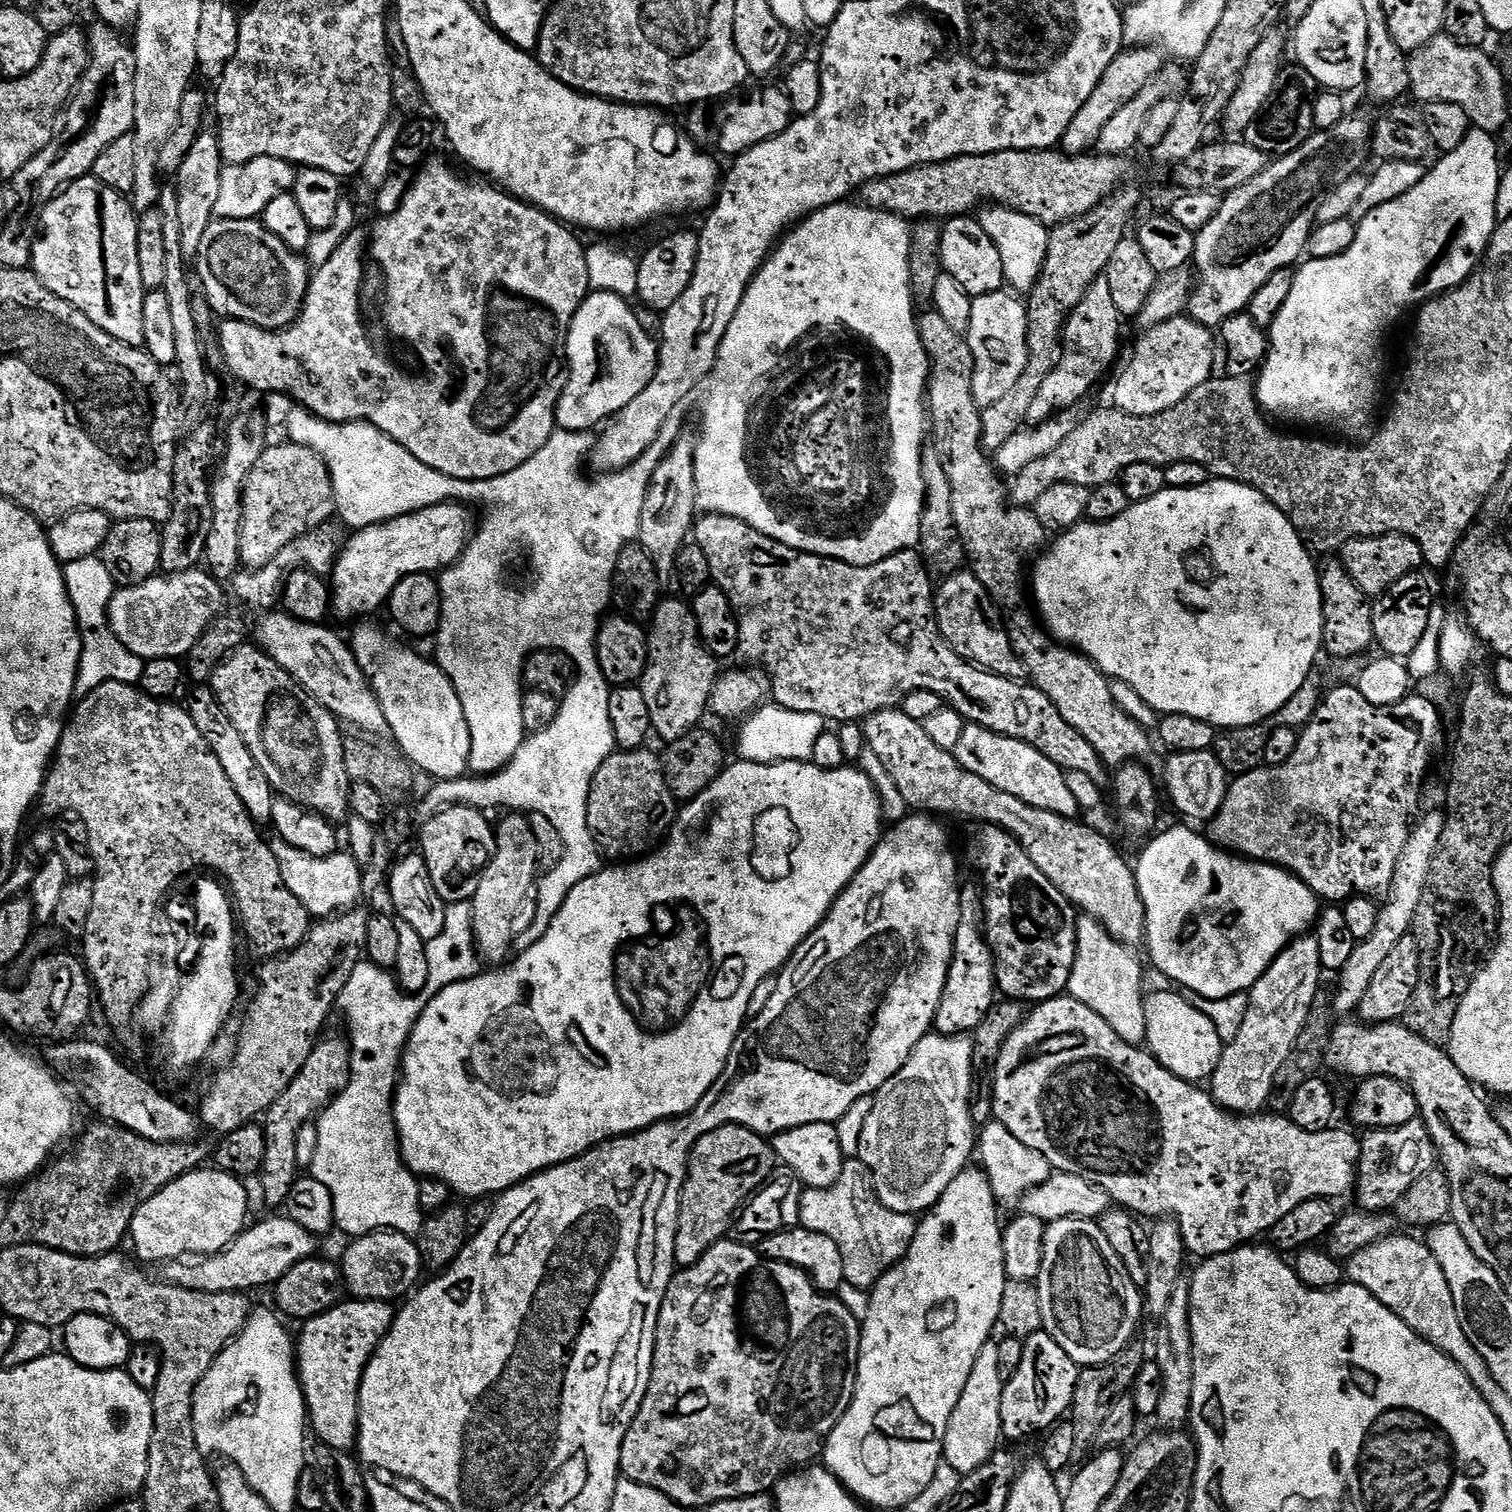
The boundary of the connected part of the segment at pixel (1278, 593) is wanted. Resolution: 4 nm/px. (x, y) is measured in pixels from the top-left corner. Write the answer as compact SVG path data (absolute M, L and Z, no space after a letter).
M1212 478L1209 479L1207 484L1194 486L1193 488L1169 488L1165 486L1160 493L1154 494L1152 498L1148 498L1146 501L1129 503L1126 514L1118 514L1118 518L1114 518L1110 522L1102 522L1101 524L1081 522L1067 529L1063 534L1057 535L1053 540L1056 541L1053 544L1051 541L1047 545L1046 551L1035 561L1034 567L1030 572L1030 588L1032 584L1032 596L1036 599L1037 609L1035 608L1035 611L1038 613L1043 627L1052 639L1059 640L1061 644L1079 650L1083 656L1089 656L1104 671L1105 676L1112 680L1126 682L1126 686L1130 686L1137 692L1157 714L1170 712L1174 714L1190 714L1190 718L1202 718L1202 722L1210 722L1218 730L1263 724L1271 721L1278 712L1284 709L1290 698L1294 697L1294 694L1298 692L1298 688L1305 682L1307 676L1317 667L1316 655L1321 655L1324 646L1324 615L1322 614L1322 602L1324 599L1320 593L1320 574L1317 561L1314 559L1313 553L1304 547L1300 536L1296 533L1296 527L1288 521L1286 514L1282 514L1282 510L1275 508L1263 494L1258 490L1254 490L1250 484L1239 484L1236 480Z

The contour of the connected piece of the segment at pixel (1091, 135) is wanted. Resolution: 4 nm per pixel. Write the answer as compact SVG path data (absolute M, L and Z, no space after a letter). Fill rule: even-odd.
M1132 46L1121 51L1114 62L1110 62L1106 74L1102 74L1102 80L1094 86L1094 94L1090 94L1078 114L1074 114L1074 120L1064 134L1062 148L1069 157L1097 147L1106 122L1110 122L1110 118L1114 118L1114 114L1118 114L1118 110L1122 110L1122 106L1126 106L1126 102L1130 102L1130 98L1134 98L1138 90L1142 90L1142 86L1151 82L1153 76L1164 67L1166 60L1160 57L1160 52L1161 49L1156 46Z

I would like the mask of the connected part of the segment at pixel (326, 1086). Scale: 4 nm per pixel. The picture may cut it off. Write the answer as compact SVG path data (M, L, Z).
M325 1035L316 1043L316 1048L306 1058L306 1066L298 1070L298 1078L282 1090L278 1102L262 1117L262 1127L266 1138L266 1158L258 1173L258 1188L264 1191L264 1200L272 1210L280 1210L287 1205L288 1195L294 1182L301 1175L302 1168L297 1159L298 1130L308 1122L315 1121L324 1107L348 1085L352 1076L352 1049L345 1037Z

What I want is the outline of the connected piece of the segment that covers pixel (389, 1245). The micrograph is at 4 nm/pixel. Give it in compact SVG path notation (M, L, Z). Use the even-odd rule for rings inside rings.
M372 1232L369 1236L358 1236L344 1252L342 1284L358 1300L399 1301L417 1287L421 1279L420 1251L415 1239L401 1232Z

